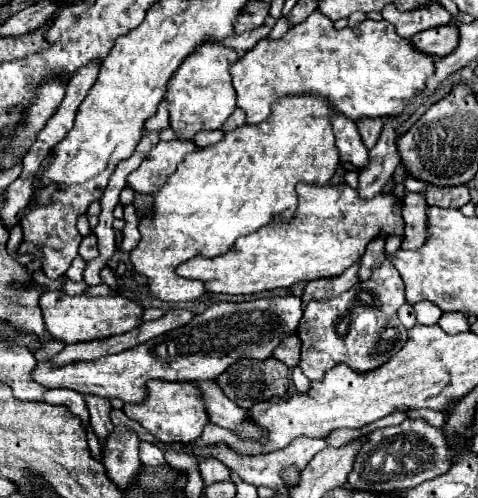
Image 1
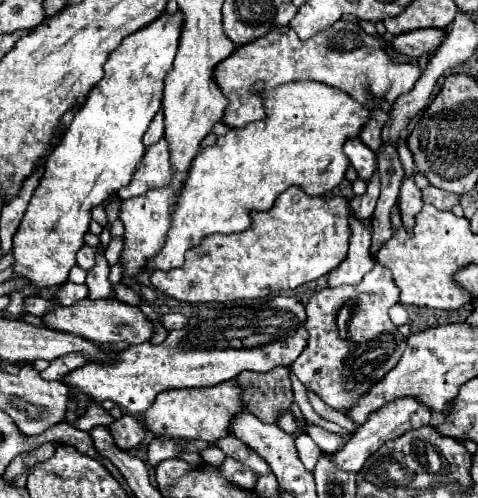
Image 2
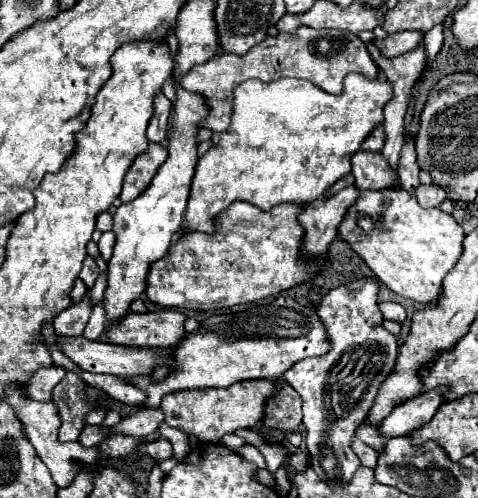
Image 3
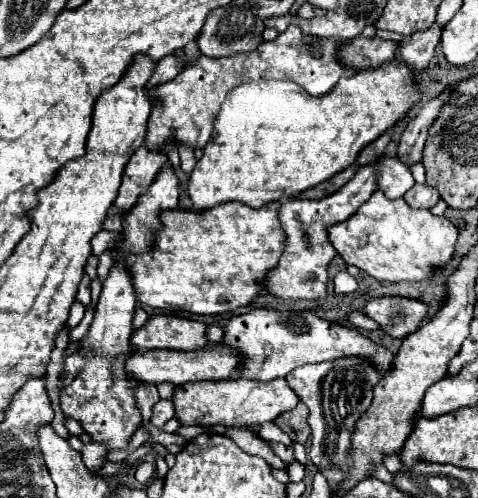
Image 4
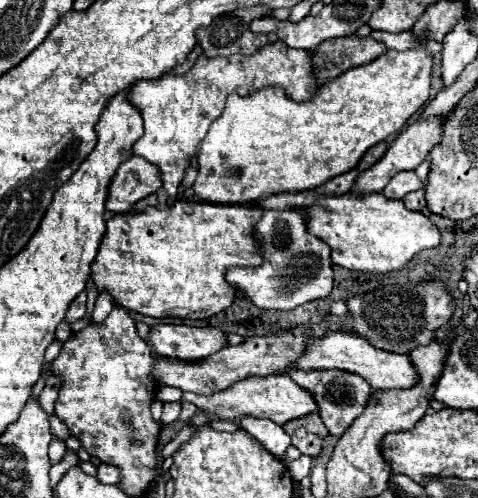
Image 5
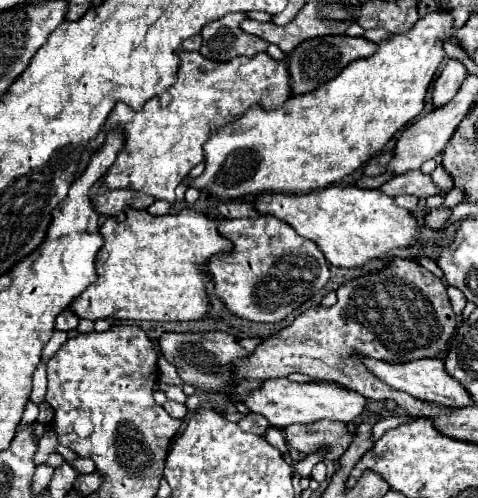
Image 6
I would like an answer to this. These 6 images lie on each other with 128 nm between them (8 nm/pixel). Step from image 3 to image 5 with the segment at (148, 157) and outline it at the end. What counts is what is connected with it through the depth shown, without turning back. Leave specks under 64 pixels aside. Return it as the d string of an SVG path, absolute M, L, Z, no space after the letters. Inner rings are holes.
M134 154L120 164L116 176L112 178L106 208L110 212L128 212L138 200L154 194L160 186L160 170L156 164L150 164Z

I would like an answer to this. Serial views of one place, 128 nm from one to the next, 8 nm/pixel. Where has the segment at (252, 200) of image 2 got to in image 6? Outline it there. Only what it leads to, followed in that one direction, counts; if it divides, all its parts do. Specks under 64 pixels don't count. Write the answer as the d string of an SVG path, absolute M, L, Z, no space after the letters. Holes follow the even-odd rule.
M428 14L420 18L414 28L404 34L394 34L390 40L378 44L378 50L370 58L354 60L334 80L320 86L316 92L304 96L292 96L282 108L264 110L254 104L244 116L222 124L212 130L204 144L206 170L192 180L192 186L206 190L218 200L238 200L244 196L258 196L262 192L292 192L304 194L326 188L350 176L362 164L366 164L384 144L410 120L424 110L424 98L428 86L444 58L442 42L452 36L450 14Z

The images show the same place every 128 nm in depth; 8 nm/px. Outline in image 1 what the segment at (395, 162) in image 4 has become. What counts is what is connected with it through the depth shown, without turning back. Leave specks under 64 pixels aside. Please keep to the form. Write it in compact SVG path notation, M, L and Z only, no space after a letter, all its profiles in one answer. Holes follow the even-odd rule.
M334 114L332 130L336 138L336 148L340 152L340 160L352 162L356 168L364 168L364 164L368 164L368 150L356 130L356 122L348 120L346 116Z

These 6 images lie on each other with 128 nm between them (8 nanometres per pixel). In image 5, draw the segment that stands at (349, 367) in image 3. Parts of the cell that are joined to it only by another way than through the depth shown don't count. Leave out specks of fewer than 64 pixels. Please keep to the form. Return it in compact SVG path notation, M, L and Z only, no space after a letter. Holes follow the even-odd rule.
M292 370L290 378L304 390L312 392L312 398L318 404L318 414L324 420L324 426L328 428L328 434L332 438L340 438L346 428L352 424L352 420L356 420L356 416L360 416L360 412L364 412L368 400L370 400L370 392L372 386L362 378L356 376L352 372L336 372L336 370Z

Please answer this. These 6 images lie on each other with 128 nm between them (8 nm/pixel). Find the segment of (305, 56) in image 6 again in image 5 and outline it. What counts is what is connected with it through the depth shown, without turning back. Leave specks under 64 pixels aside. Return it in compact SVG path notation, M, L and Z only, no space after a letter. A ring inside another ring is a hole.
M352 34L352 36L326 40L316 50L312 50L318 82L334 80L342 72L354 66L370 64L384 52L386 52L386 46L382 42L376 42L372 36L362 38Z

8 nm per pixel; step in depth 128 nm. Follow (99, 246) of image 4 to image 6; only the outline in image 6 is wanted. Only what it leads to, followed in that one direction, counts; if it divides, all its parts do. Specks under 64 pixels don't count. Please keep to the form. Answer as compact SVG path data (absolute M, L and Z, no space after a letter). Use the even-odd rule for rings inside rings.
M130 208L122 222L106 218L100 230L104 244L96 256L98 280L70 308L88 320L200 320L210 310L208 260L232 252L232 240L220 236L220 222L222 218L208 218L194 208L164 216Z

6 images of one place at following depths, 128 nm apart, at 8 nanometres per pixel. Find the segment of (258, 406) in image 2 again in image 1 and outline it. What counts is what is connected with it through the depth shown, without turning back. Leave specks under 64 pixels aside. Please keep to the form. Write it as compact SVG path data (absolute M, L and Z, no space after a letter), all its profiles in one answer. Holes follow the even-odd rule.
M244 358L232 364L230 370L222 372L216 378L216 384L222 388L222 392L244 410L248 410L252 404L260 400L268 400L272 396L284 396L288 390L288 382L290 382L290 368L276 358L268 358L268 360Z

